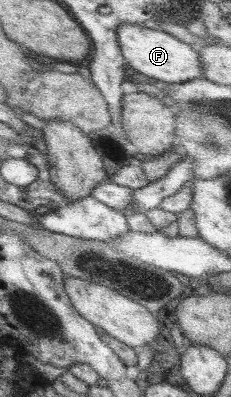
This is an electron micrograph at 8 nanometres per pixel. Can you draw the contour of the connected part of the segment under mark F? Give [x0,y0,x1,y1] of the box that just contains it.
[117,24,203,85]

